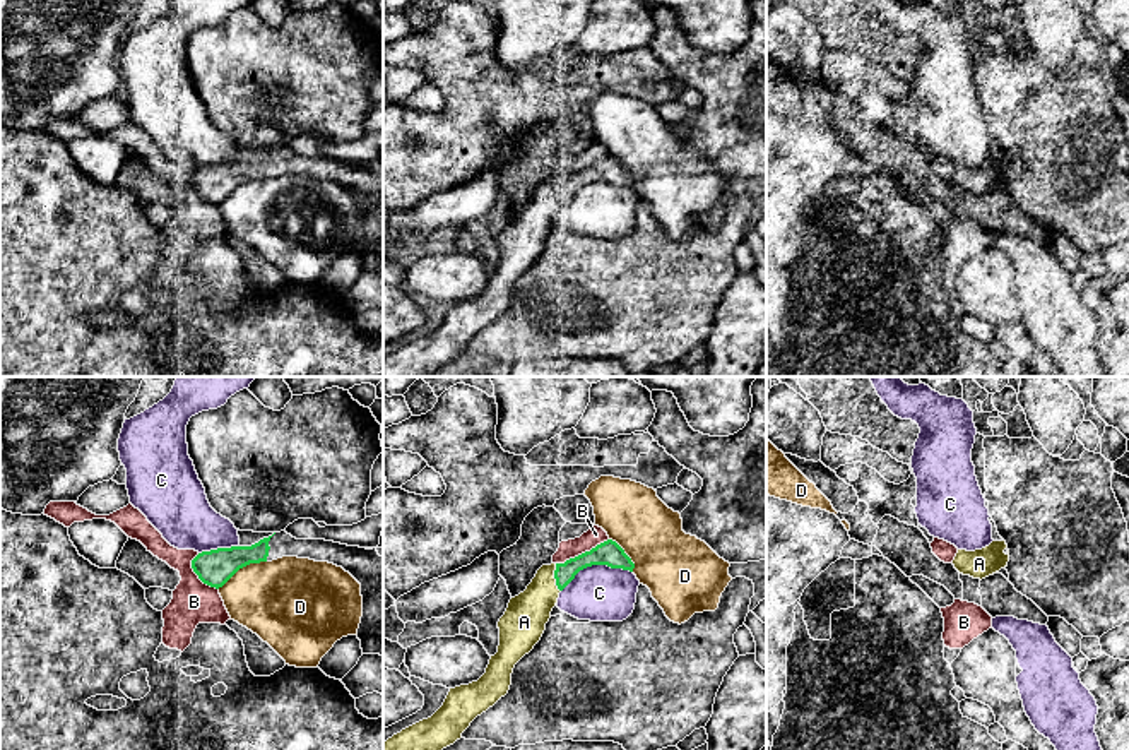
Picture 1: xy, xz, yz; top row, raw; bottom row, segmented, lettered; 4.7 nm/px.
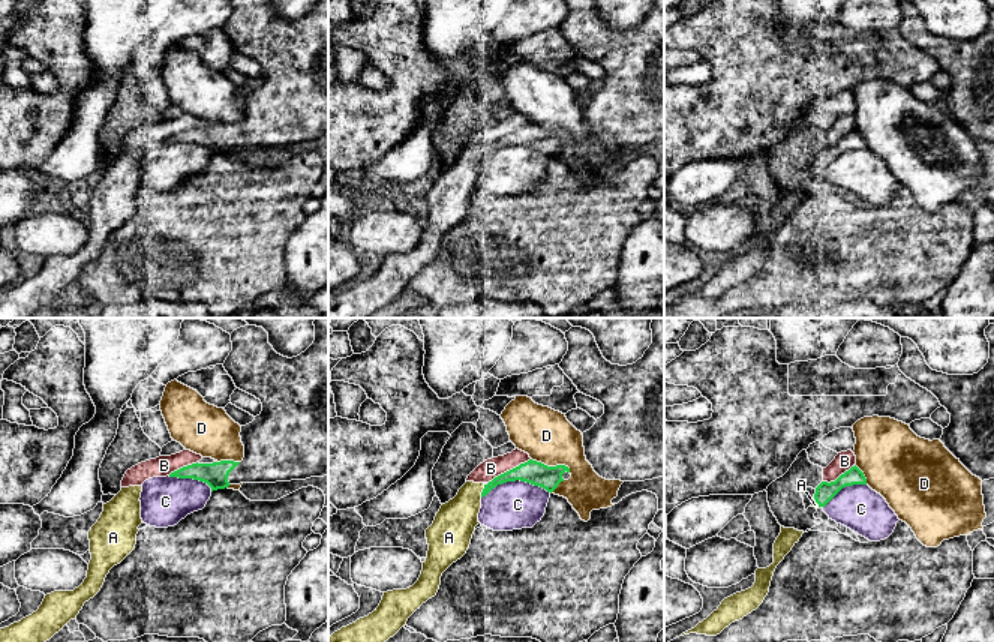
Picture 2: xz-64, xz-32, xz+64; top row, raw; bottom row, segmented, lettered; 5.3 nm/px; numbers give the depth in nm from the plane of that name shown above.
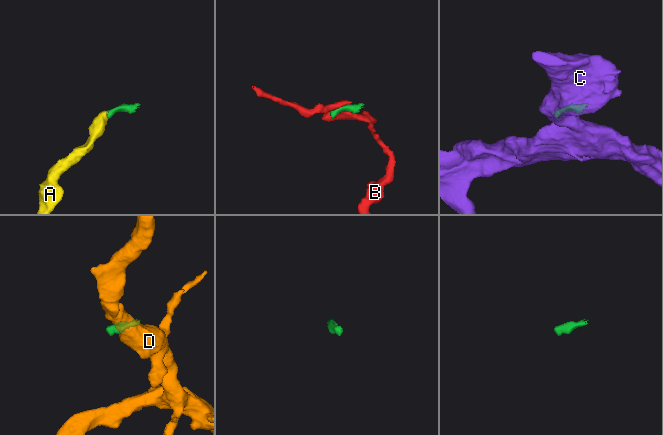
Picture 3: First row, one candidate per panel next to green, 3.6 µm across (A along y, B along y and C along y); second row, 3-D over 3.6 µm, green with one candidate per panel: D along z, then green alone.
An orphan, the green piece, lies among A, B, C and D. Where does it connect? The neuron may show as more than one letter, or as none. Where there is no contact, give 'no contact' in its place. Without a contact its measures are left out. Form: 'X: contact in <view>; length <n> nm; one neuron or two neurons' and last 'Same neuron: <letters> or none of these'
A: contact in xz; length 140 nm; one neuron
B: contact in xz; length 280 nm; two neurons
C: contact in xz; length 340 nm; two neurons
D: contact in xy; length 260 nm; two neurons
Same neuron: A

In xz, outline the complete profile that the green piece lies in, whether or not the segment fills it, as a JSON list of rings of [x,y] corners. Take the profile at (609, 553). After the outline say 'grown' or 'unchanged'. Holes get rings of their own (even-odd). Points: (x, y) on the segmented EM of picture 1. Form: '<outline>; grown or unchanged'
[[[607,539],[564,563],[542,565],[527,589],[510,599],[505,615],[499,618],[499,646],[498,652],[491,656],[486,673],[477,682],[450,688],[443,705],[431,717],[423,719],[383,741],[383,750],[443,750],[460,740],[462,733],[477,716],[508,693],[515,664],[541,640],[559,592],[580,570],[592,565],[607,565],[630,572],[635,568],[631,558],[612,539]]]; grown

